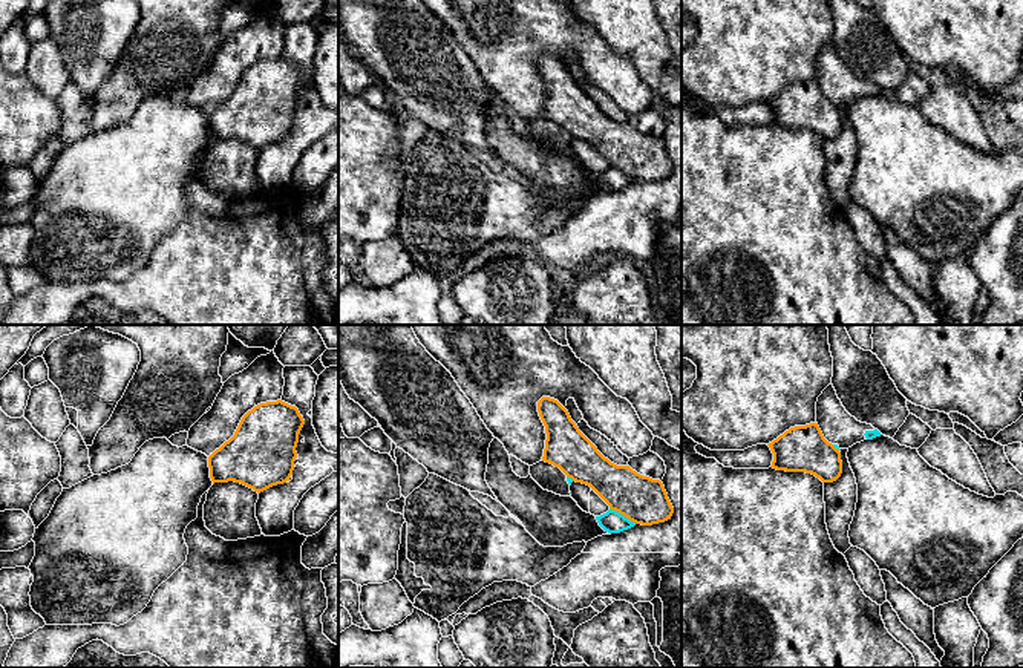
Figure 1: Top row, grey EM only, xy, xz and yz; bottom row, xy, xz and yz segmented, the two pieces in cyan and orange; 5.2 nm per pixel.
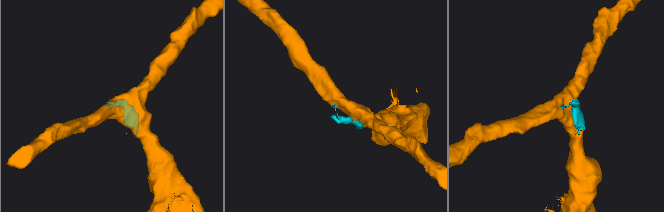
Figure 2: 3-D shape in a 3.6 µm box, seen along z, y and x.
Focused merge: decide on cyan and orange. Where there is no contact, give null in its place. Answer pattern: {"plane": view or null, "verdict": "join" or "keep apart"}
{"plane": "xz", "verdict": "keep apart"}

